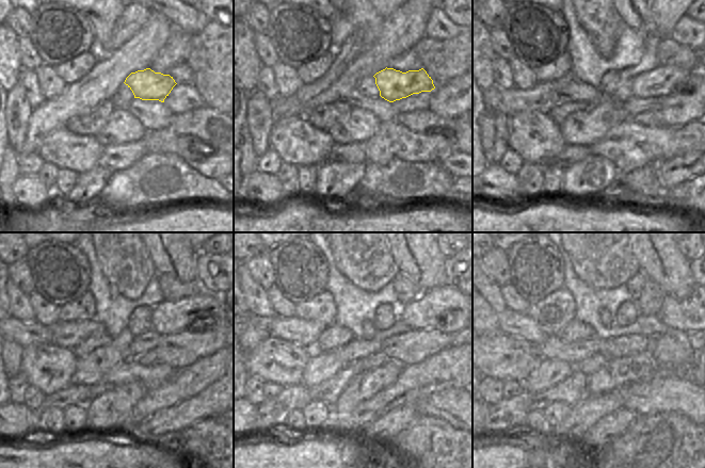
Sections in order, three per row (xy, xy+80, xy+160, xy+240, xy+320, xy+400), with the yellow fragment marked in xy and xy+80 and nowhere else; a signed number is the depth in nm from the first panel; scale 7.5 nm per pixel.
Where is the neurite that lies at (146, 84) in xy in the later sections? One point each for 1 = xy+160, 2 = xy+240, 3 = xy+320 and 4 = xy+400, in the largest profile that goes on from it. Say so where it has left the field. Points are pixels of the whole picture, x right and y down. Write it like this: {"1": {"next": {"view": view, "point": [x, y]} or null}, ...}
{"1": {"next": {"view": "xy+160", "point": [649, 79]}}, "2": {"next": {"view": "xy+240", "point": [202, 312]}}, "3": {"next": {"view": "xy+320", "point": [446, 309]}}, "4": {"next": {"view": "xy+400", "point": [689, 315]}}}

